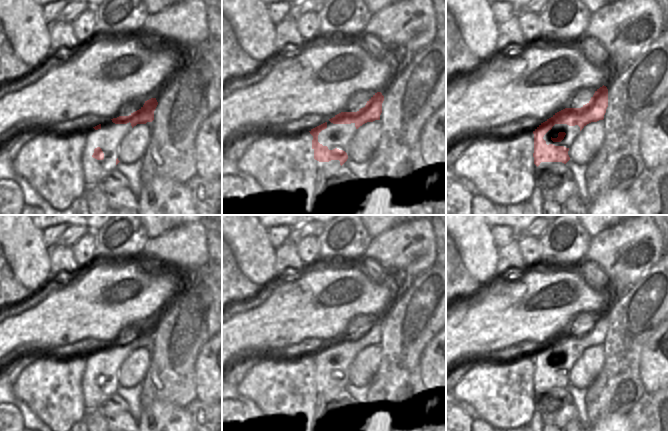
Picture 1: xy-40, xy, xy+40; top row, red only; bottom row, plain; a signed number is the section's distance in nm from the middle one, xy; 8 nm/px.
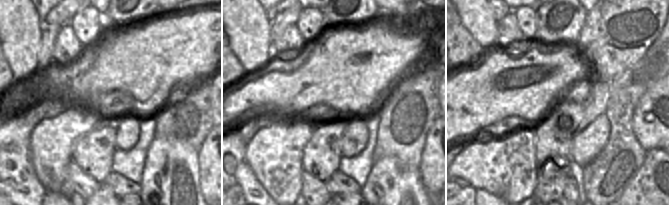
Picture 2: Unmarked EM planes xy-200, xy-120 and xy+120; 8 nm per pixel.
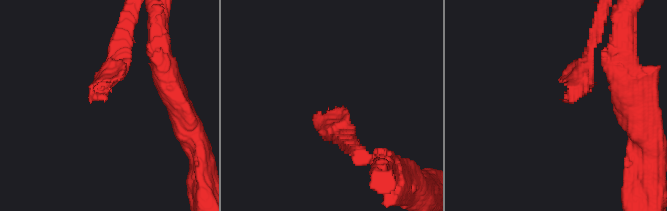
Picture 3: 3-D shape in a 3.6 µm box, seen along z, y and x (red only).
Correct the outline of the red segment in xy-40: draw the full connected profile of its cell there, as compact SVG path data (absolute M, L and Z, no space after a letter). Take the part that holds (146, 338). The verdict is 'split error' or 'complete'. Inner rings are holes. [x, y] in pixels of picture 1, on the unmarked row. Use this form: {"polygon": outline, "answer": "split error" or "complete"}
{"polygon": "M151 322L129 340L113 342L86 356L86 367L80 383L86 410L96 410L103 400L116 394L120 386L118 384L120 365L137 348L152 346L157 329L156 322Z", "answer": "split error"}

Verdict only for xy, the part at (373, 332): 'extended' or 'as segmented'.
extended

